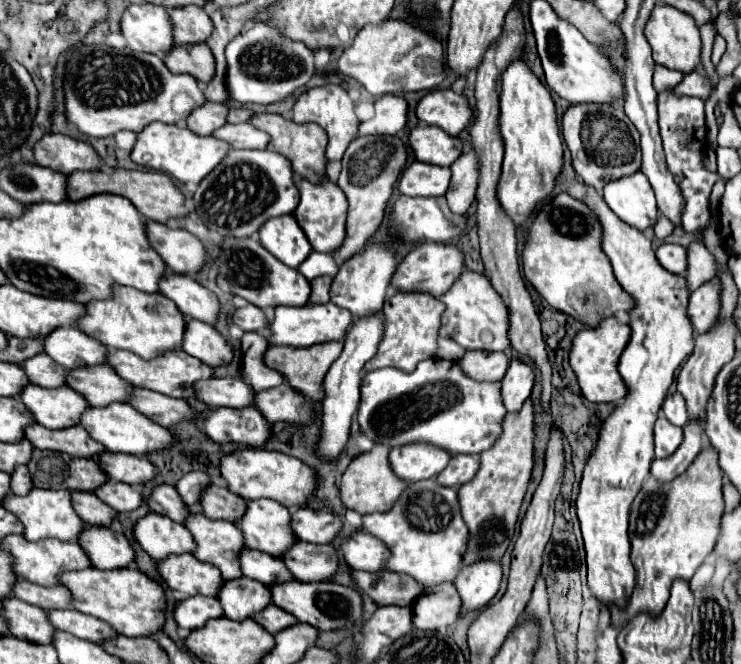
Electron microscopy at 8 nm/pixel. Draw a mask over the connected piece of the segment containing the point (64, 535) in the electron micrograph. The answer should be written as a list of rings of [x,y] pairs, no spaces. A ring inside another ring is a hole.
[[[34,488],[28,496],[14,496],[2,500],[2,506],[6,506],[10,512],[18,516],[18,520],[24,524],[24,538],[30,542],[42,540],[42,538],[56,538],[62,542],[76,542],[80,538],[80,532],[84,530],[84,522],[76,514],[72,506],[72,492],[68,490],[42,490]]]

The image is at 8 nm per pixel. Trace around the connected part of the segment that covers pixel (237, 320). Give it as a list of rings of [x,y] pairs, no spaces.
[[[248,304],[244,308],[238,308],[234,312],[234,324],[238,324],[244,332],[262,332],[268,328],[268,318],[264,314],[264,310]]]

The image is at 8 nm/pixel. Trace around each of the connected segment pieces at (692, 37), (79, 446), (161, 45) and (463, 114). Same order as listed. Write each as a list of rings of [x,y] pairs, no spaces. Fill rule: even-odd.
[[[656,6],[652,10],[652,16],[648,18],[648,24],[644,28],[644,36],[648,38],[652,46],[652,56],[656,64],[662,64],[670,70],[678,70],[682,74],[690,74],[700,64],[700,52],[702,52],[702,40],[700,30],[692,16],[672,8],[672,6]]]
[[[32,424],[26,430],[26,438],[38,450],[54,450],[78,458],[96,458],[102,452],[106,452],[104,446],[96,442],[82,426],[74,426],[66,430],[50,430],[40,424]]]
[[[132,4],[122,16],[122,36],[136,52],[166,54],[174,46],[168,12],[156,4]]]
[[[432,90],[428,92],[416,114],[422,122],[444,128],[448,134],[458,136],[472,122],[472,108],[464,94],[456,94],[454,90]]]

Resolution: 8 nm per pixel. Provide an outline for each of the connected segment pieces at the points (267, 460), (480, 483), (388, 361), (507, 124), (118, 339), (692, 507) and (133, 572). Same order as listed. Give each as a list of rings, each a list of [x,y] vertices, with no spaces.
[[[242,448],[226,456],[220,464],[222,476],[228,482],[228,490],[236,492],[244,500],[260,500],[260,498],[270,498],[286,508],[300,508],[306,506],[312,494],[318,488],[318,478],[316,472],[300,462],[294,456],[286,456],[280,452],[272,450],[260,450],[260,448]]]
[[[528,398],[520,412],[506,414],[502,436],[492,446],[492,450],[480,454],[478,474],[458,490],[462,518],[470,530],[470,540],[462,564],[472,564],[484,558],[500,560],[504,556],[514,536],[514,524],[530,484],[534,468],[534,438],[534,404]]]
[[[396,292],[384,302],[384,320],[386,330],[384,338],[378,346],[376,356],[364,366],[366,372],[376,368],[400,368],[404,372],[412,372],[418,362],[434,358],[438,352],[438,330],[440,330],[440,318],[444,312],[444,304],[426,292]]]
[[[514,60],[506,72],[502,74],[502,94],[500,94],[500,134],[504,138],[504,164],[502,164],[502,174],[496,186],[496,198],[504,210],[504,214],[516,224],[524,224],[528,216],[534,212],[534,208],[552,194],[556,178],[562,172],[564,164],[564,148],[562,148],[562,138],[560,138],[560,128],[558,128],[558,118],[556,118],[556,108],[552,102],[552,96],[548,88],[536,78],[536,74],[522,62]]]
[[[116,286],[112,300],[94,300],[86,304],[86,316],[80,318],[78,328],[112,350],[128,350],[144,358],[154,358],[182,346],[186,318],[164,294],[146,294]]]
[[[708,446],[702,450],[696,460],[688,466],[688,470],[672,482],[658,482],[654,478],[646,478],[640,492],[636,494],[632,508],[630,508],[630,544],[632,544],[632,564],[636,568],[636,588],[632,598],[624,610],[610,608],[612,624],[622,626],[630,620],[630,616],[638,612],[648,612],[652,616],[660,614],[666,606],[670,596],[670,584],[676,578],[690,580],[704,558],[714,550],[718,534],[720,534],[720,518],[724,514],[724,500],[722,500],[722,470],[718,466],[718,452]]]
[[[134,566],[122,570],[98,570],[86,568],[76,572],[66,572],[60,582],[72,592],[72,608],[108,622],[118,634],[140,638],[156,634],[166,620],[166,592],[162,584],[148,578]]]

